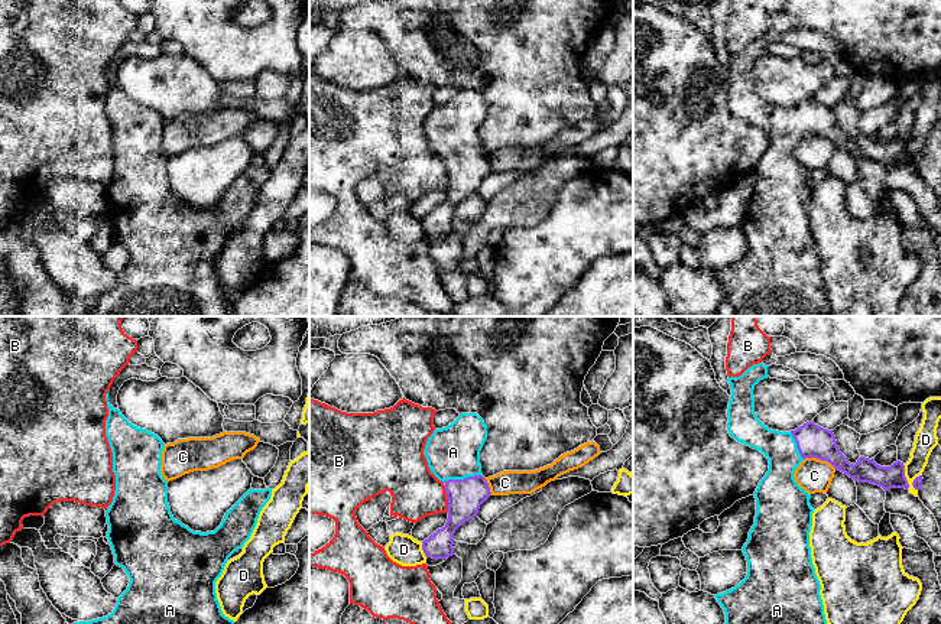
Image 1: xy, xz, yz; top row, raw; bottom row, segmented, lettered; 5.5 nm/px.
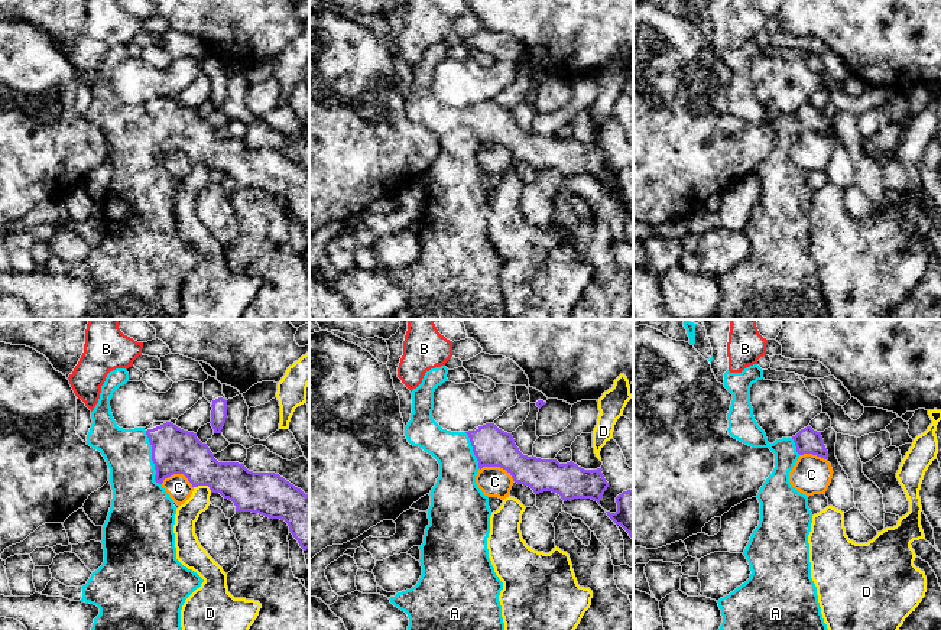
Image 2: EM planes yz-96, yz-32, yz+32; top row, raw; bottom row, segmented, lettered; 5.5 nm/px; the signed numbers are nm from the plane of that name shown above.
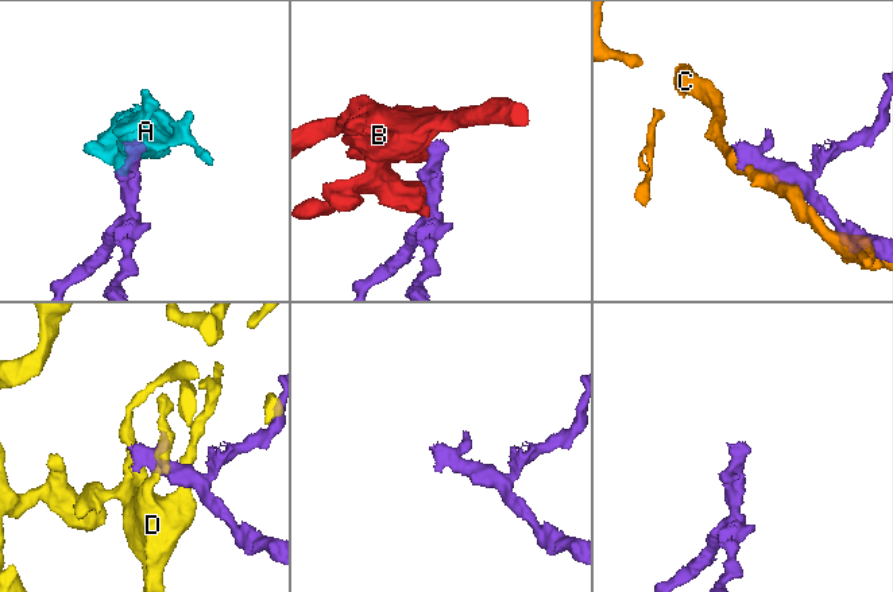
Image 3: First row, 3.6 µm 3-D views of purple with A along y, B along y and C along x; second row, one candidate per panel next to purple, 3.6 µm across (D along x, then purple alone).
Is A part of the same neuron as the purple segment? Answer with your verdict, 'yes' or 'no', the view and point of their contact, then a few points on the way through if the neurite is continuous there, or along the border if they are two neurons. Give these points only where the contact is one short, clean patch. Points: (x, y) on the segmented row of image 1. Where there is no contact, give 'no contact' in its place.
yes | xz (461, 480) | across xz (466, 496), (466, 487), (461, 480), (461, 471), (453, 452)

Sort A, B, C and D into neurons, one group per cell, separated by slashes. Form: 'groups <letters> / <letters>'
groups A / B / C / D

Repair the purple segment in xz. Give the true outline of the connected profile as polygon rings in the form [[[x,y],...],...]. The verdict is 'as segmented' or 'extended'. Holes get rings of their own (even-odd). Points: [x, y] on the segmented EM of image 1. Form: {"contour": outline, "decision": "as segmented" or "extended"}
{"contour": [[[461,413],[451,425],[435,429],[424,455],[431,472],[445,484],[448,519],[442,529],[422,542],[428,558],[454,555],[454,533],[477,517],[480,506],[491,495],[481,475],[480,451],[487,439],[487,426],[477,413]]], "decision": "extended"}

